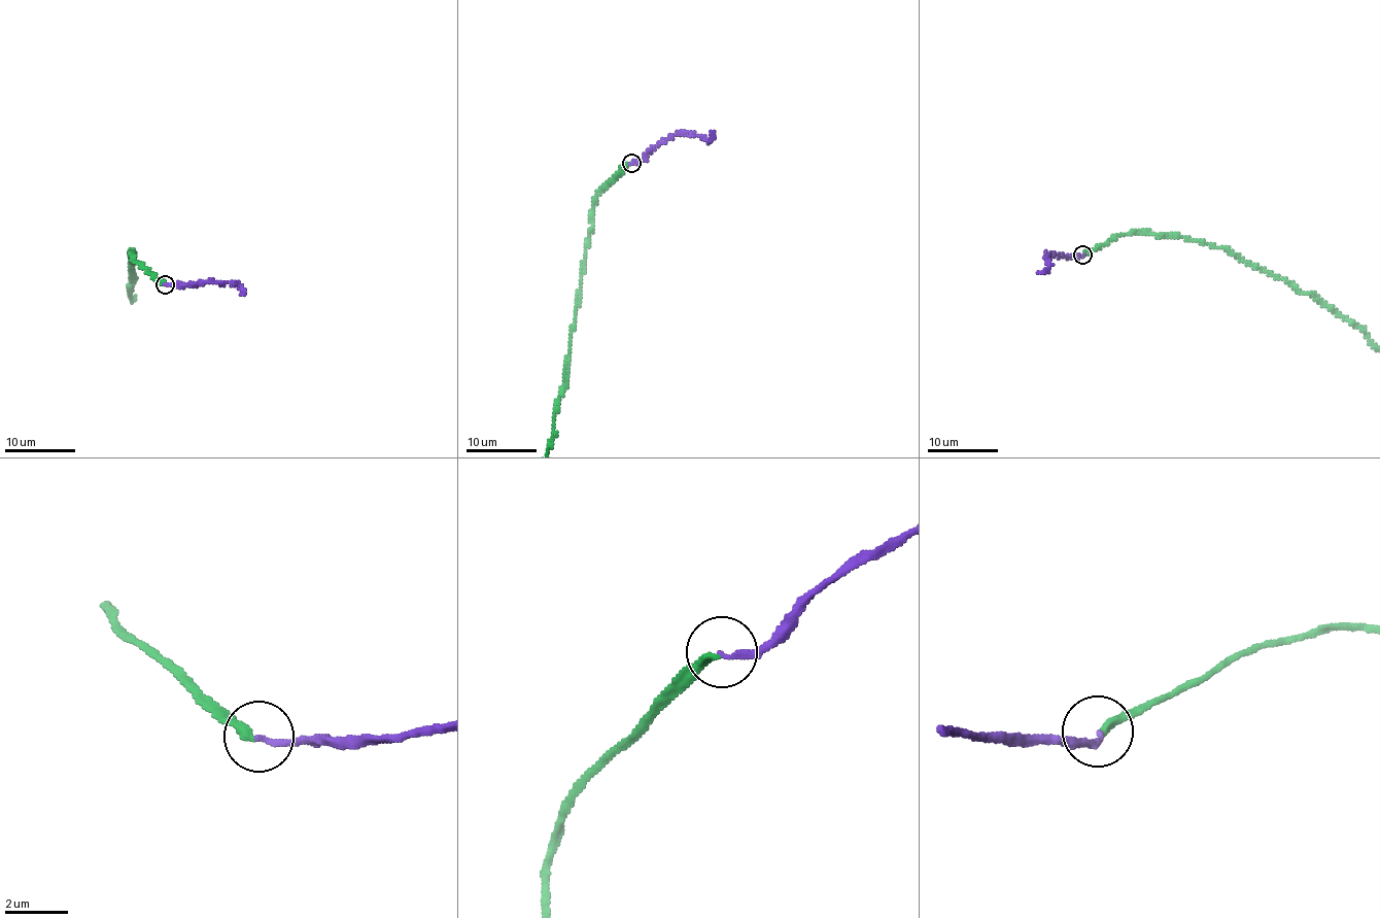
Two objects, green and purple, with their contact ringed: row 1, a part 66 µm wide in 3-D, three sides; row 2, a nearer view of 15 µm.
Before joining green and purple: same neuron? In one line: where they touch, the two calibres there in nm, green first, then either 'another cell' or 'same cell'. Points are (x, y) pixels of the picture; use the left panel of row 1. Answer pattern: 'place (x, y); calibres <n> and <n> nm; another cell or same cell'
place (165, 284); calibres 240 and 160 nm; another cell

